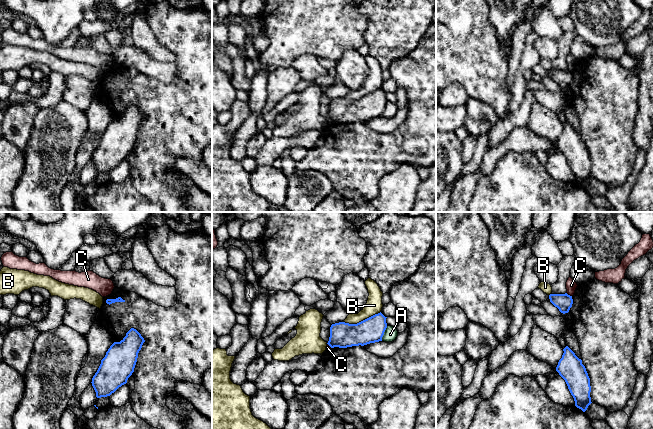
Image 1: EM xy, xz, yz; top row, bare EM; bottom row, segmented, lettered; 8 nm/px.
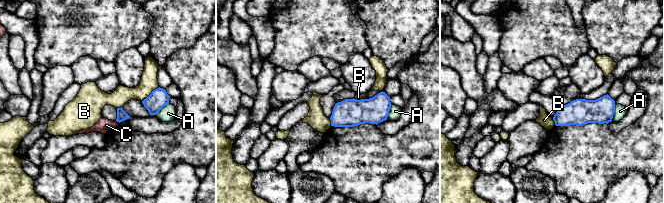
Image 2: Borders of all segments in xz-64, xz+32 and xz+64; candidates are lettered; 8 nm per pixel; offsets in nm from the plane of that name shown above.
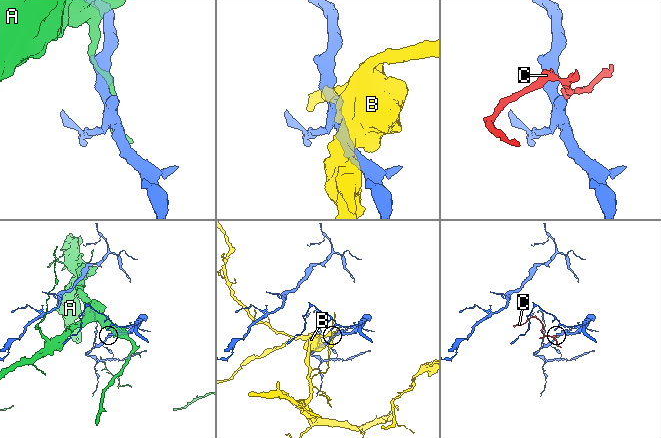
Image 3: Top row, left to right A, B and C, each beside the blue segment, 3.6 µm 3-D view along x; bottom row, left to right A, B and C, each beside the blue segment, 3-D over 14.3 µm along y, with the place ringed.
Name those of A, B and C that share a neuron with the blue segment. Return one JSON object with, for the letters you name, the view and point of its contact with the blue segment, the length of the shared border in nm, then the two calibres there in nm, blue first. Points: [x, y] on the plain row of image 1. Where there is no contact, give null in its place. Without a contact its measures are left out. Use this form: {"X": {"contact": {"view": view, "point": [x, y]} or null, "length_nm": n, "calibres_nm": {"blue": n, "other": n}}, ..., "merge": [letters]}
{"merge": []}

